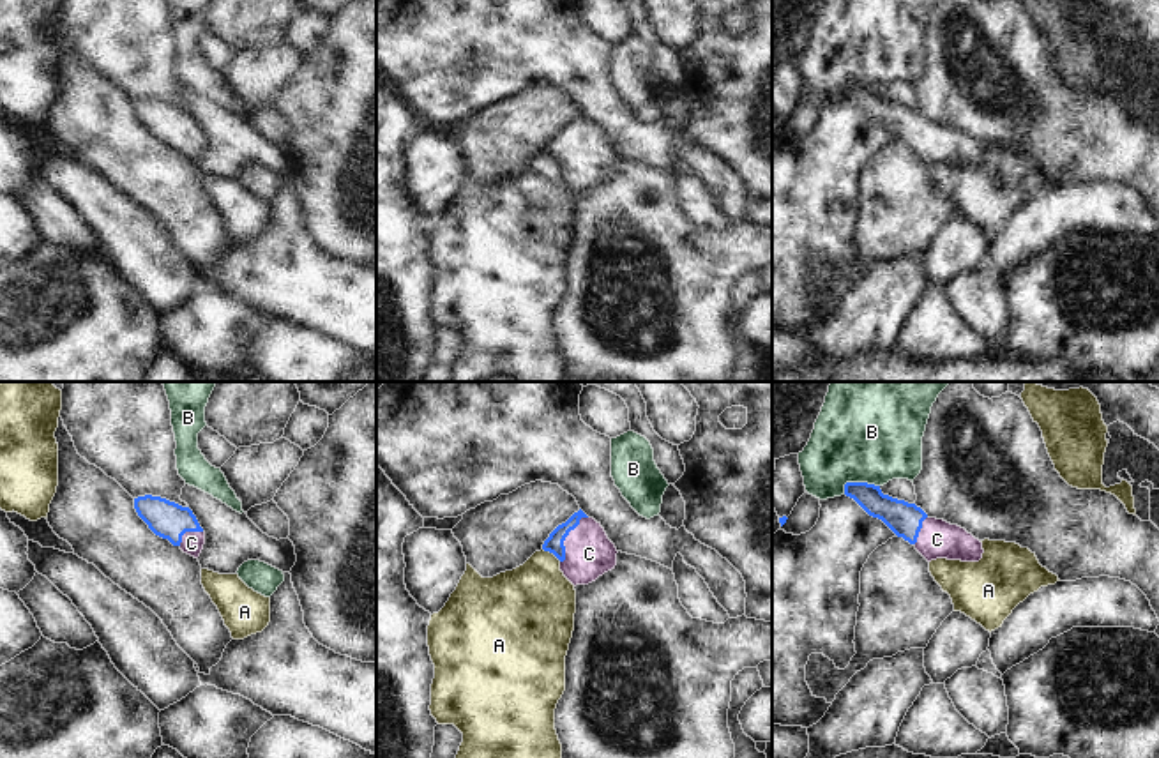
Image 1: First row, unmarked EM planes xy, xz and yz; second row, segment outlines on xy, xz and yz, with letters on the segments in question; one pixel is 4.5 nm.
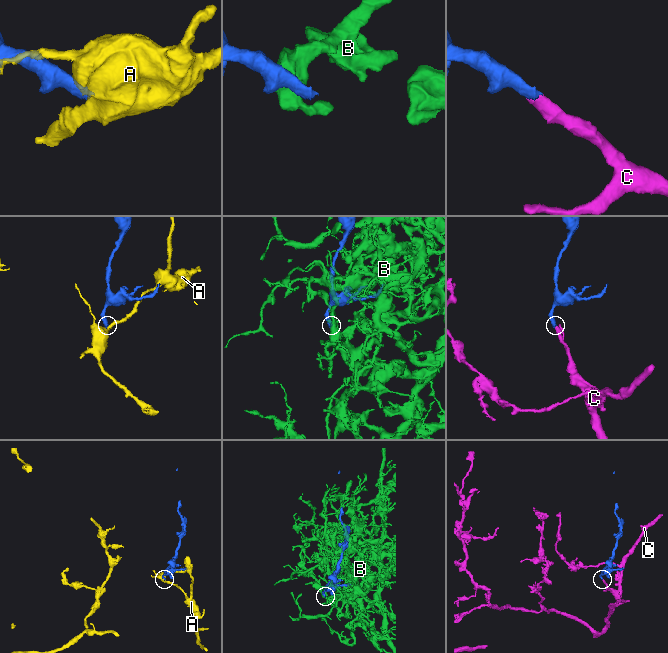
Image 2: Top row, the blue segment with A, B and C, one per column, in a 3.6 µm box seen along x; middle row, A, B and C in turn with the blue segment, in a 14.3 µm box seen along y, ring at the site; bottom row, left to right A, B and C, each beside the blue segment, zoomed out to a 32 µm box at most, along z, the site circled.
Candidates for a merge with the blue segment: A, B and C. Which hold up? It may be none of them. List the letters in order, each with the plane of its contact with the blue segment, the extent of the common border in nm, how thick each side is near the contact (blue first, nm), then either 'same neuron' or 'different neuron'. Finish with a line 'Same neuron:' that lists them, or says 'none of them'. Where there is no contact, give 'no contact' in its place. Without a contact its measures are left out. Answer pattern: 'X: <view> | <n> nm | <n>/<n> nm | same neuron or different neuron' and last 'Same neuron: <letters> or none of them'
A: xz | 110 nm | 80/360 nm | different neuron
B: yz | 170 nm | 150/400 nm | different neuron
C: xz | 240 nm | 80/220 nm | same neuron
Same neuron: C

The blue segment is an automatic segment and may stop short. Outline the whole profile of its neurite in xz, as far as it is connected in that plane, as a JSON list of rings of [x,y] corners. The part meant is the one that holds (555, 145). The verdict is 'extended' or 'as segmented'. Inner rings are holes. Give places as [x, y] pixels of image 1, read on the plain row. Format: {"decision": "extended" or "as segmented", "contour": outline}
{"decision": "extended", "contour": [[[581,113],[549,138],[542,154],[560,164],[560,175],[574,191],[615,173],[618,157],[601,127]]]}

